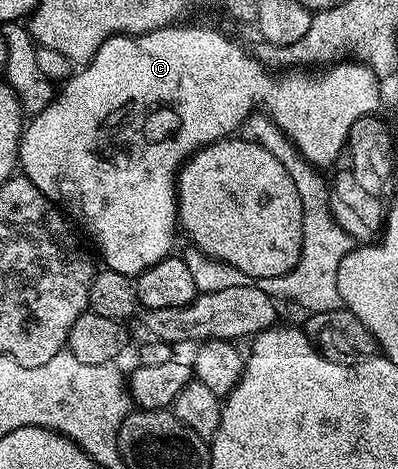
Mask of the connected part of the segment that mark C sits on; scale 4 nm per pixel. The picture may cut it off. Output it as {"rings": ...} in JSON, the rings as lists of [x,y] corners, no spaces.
{"rings":[[[192,24],[189,28],[173,26],[171,28],[159,28],[153,32],[144,32],[141,36],[111,36],[102,46],[98,46],[98,54],[79,69],[80,72],[68,76],[59,85],[58,91],[52,100],[38,115],[27,121],[24,134],[20,138],[20,154],[18,157],[19,167],[23,175],[28,177],[46,198],[51,200],[57,208],[63,210],[77,225],[81,224],[92,235],[94,243],[100,247],[104,255],[104,268],[114,270],[118,274],[126,274],[137,277],[145,272],[150,266],[154,266],[159,260],[164,259],[173,251],[172,235],[178,232],[178,217],[176,215],[176,190],[174,181],[178,175],[178,169],[189,156],[204,148],[207,144],[213,144],[216,140],[223,140],[229,134],[241,127],[244,121],[262,106],[263,111],[272,117],[280,131],[292,141],[300,155],[313,166],[320,166],[323,160],[332,160],[336,151],[349,143],[348,134],[354,126],[356,119],[379,113],[380,110],[380,84],[375,72],[363,62],[336,62],[325,67],[320,77],[316,77],[312,70],[288,70],[284,77],[268,76],[269,69],[255,55],[252,56],[236,40],[231,40],[224,32],[216,28],[203,28],[200,24]]]}

